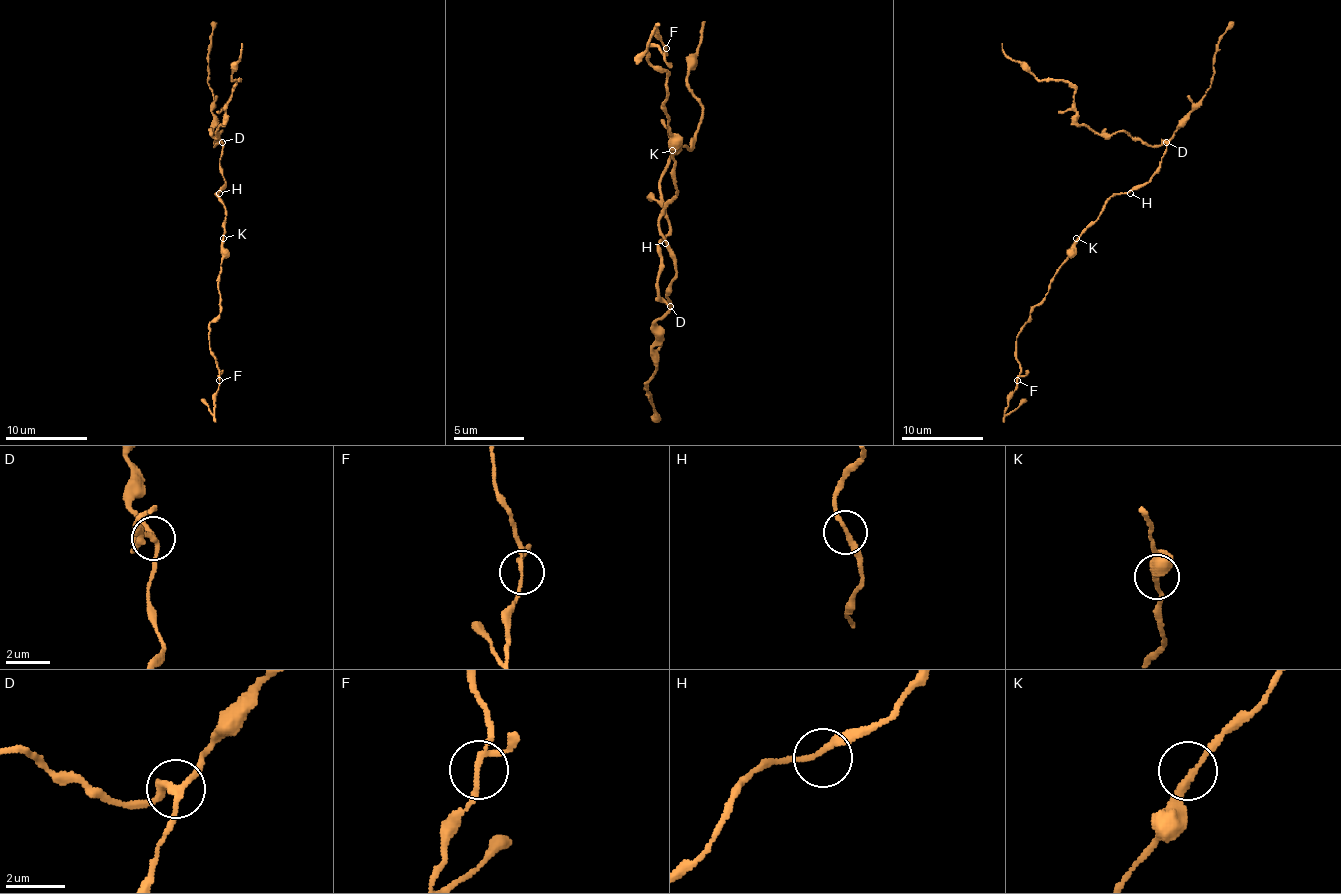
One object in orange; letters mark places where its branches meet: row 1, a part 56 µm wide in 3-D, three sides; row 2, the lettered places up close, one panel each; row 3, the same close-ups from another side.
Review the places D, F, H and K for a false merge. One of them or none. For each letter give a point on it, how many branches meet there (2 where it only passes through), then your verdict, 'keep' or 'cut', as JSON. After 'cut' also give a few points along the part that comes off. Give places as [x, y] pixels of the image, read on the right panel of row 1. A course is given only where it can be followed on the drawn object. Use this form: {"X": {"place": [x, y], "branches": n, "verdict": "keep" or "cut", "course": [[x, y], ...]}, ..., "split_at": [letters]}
{"D": {"place": [1166, 142], "branches": 3, "verdict": "cut", "course": [[1167, 141], [1146, 145], [1124, 131], [1091, 131], [1076, 121], [1074, 90], [1035, 78], [1004, 53], [1002, 43]]}, "F": {"place": [1017, 380], "branches": 3, "verdict": "keep"}, "H": {"place": [1130, 193], "branches": 2, "verdict": "keep"}, "K": {"place": [1076, 238], "branches": 2, "verdict": "keep"}, "split_at": ["D"]}

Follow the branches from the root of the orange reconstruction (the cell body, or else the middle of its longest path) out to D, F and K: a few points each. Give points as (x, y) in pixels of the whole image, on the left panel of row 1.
D: (219, 191), (225, 184), (219, 166), (223, 147), (221, 141)
F: (219, 191), (215, 195), (225, 209), (219, 314), (209, 324), (209, 349), (219, 370), (219, 380)
K: (219, 191), (215, 195), (225, 209), (223, 238)

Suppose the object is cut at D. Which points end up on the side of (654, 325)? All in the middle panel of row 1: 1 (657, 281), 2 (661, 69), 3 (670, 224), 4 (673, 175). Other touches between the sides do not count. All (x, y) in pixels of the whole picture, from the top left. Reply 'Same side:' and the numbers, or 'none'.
Same side: 2, 4

